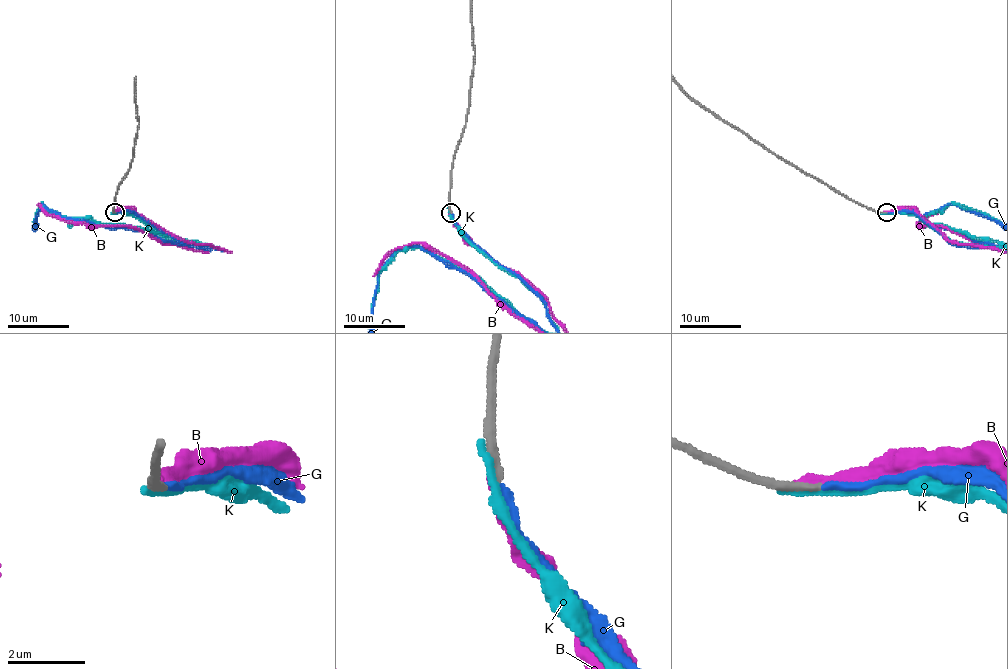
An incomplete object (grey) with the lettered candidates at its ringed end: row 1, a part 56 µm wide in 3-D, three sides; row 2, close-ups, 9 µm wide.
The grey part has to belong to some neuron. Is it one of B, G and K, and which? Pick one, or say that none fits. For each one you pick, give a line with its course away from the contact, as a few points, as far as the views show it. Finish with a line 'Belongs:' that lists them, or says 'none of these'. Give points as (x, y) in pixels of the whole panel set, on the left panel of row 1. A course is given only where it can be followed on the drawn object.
Belongs: G

